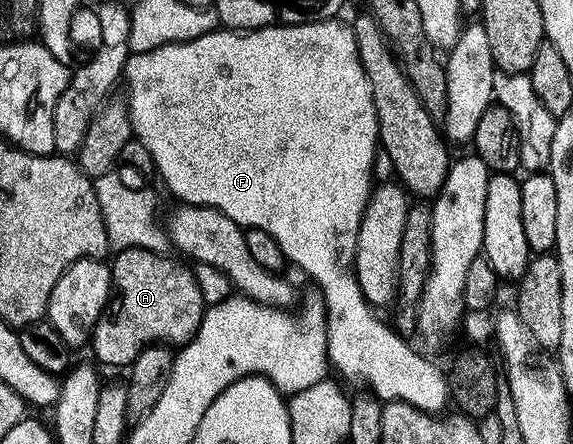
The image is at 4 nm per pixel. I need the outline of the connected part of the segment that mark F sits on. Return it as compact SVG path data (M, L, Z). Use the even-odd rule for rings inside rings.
M337 19L321 20L319 24L284 24L253 30L215 30L204 34L195 40L186 40L182 44L165 44L156 50L135 52L126 59L124 85L130 95L128 111L130 127L133 135L152 154L157 175L162 175L166 188L172 195L186 206L199 208L215 208L223 212L232 222L243 229L259 228L268 230L272 238L280 246L291 265L295 264L302 272L307 272L316 283L322 286L324 299L324 323L326 326L326 352L328 360L335 369L354 368L354 372L362 372L365 377L364 385L382 402L403 400L412 404L422 412L438 414L448 404L448 380L430 360L425 360L418 352L405 352L397 348L400 337L389 323L381 324L374 317L375 309L367 303L357 278L352 274L354 251L357 244L357 232L360 230L361 218L365 206L370 200L372 181L370 182L370 167L374 164L374 148L379 147L378 115L372 102L372 90L368 86L368 78L364 66L358 57L358 47L354 37L353 27L338 24ZM414 387L414 392L405 392L402 388Z

